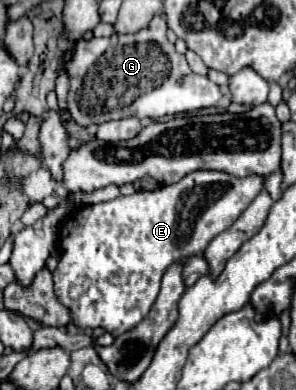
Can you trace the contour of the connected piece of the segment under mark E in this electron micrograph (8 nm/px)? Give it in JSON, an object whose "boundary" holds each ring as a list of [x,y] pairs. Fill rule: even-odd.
{"boundary":[[[193,171],[173,185],[119,195],[111,201],[85,205],[69,213],[61,223],[59,263],[53,271],[55,295],[59,303],[69,309],[71,319],[79,329],[101,327],[113,337],[123,335],[131,327],[139,325],[141,319],[149,313],[159,295],[165,269],[171,263],[185,263],[189,257],[205,251],[209,241],[221,231],[229,229],[261,189],[263,177],[259,175],[239,179],[223,171]]]}

